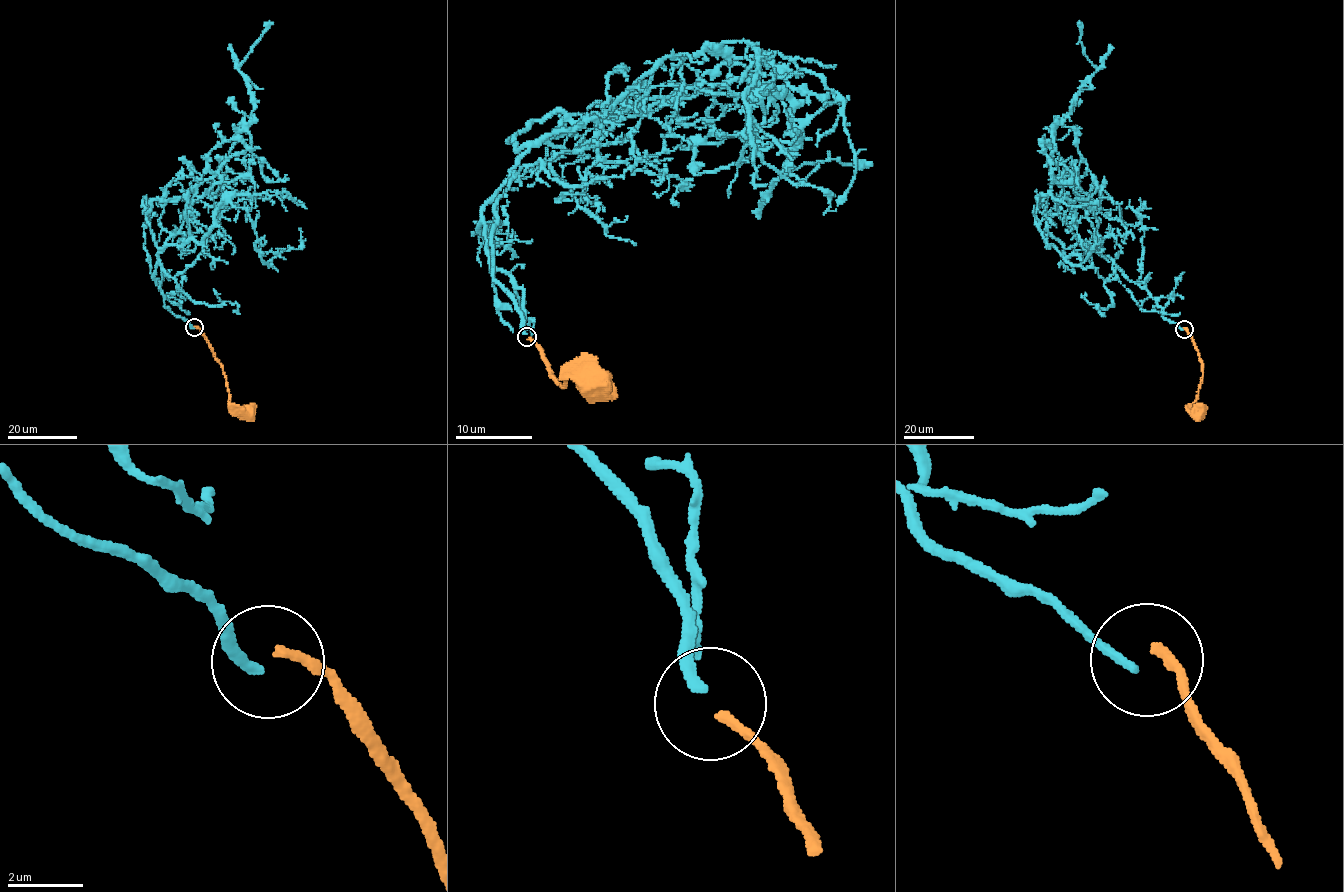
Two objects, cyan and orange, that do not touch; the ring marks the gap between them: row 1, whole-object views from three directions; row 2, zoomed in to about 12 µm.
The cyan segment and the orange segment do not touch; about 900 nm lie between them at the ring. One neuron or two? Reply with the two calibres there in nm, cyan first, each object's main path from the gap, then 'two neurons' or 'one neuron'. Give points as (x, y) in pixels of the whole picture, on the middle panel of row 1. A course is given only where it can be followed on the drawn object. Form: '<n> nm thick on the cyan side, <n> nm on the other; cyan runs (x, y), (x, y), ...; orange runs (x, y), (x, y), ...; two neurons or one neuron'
280 nm thick on the cyan side, 240 nm on the other; cyan runs (527, 333), (492, 237), (539, 141), (579, 148), (723, 64), (773, 92), (695, 175), (794, 129); orange runs (529, 337), (562, 386), (566, 366), (581, 366), (597, 371), (601, 379), (598, 387); two neurons

